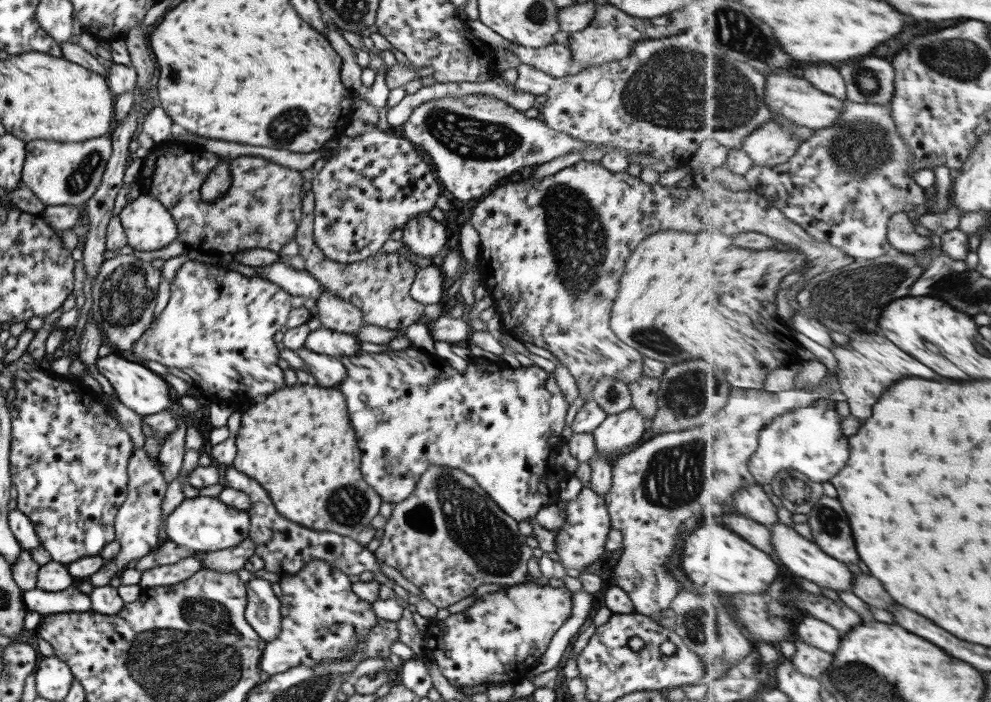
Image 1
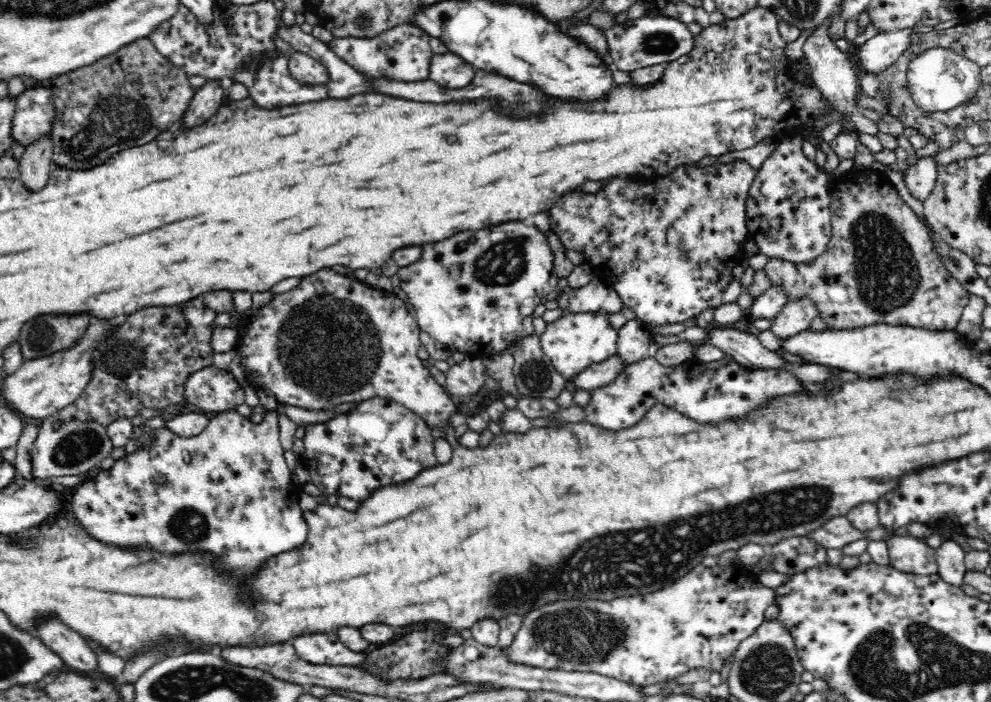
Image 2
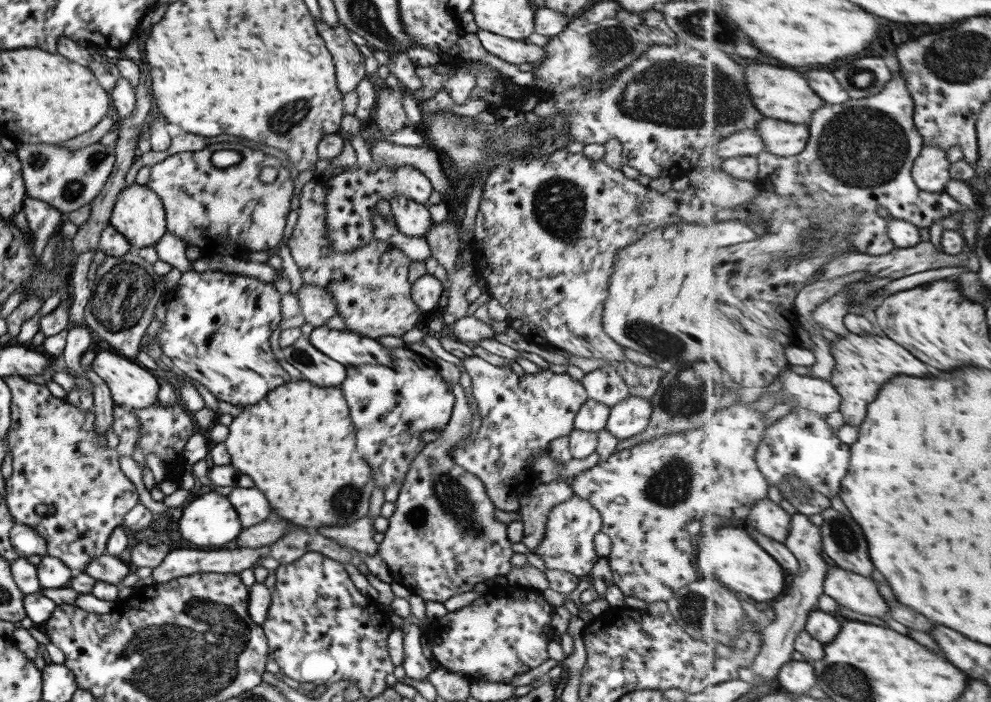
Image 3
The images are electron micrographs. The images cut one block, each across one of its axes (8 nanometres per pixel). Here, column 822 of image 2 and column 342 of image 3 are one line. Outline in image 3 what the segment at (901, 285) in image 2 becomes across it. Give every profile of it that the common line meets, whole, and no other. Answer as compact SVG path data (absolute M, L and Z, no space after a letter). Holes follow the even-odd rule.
M320 176L303 184L297 196L298 217L285 243L300 277L303 282L321 287L330 294L346 331L375 340L383 336L401 337L414 328L420 313L411 300L407 283L412 260L396 246L373 238L351 252L335 252L326 237L324 181Z

